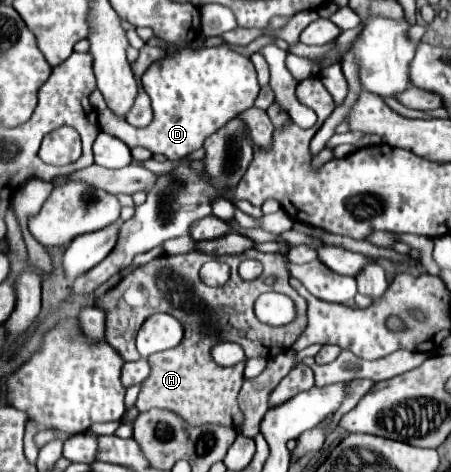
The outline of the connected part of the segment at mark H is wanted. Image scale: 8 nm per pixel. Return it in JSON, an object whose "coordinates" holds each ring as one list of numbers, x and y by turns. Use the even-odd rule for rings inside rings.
{"coordinates":[[248,249,238,255,222,255,220,261,230,265,230,279,222,287,208,287,200,281,200,267,202,263,210,261,210,255,192,251,184,255,162,255,152,259,150,263,136,267,128,273,116,287,108,289,102,297,96,299,96,307,106,313,106,341,122,355,124,361,140,359,136,349,136,333,140,325,154,315,156,311,170,313,172,317,180,319,184,327,184,339,174,349,166,349,148,357,150,375,140,385,136,407,140,411,148,411,152,407,170,409,176,415,184,417,190,425,202,423,218,423,238,427,242,423,242,413,238,409,236,395,244,381,244,361,236,363,234,367,220,367,212,357,210,349,216,341,232,341,242,345,246,359,250,357,276,357,292,347,296,337,304,331,306,325,306,301,290,287,288,269,280,253,260,253,256,249],[244,259,258,259,264,265,260,279,244,281,238,275,238,265],[274,277,272,285,266,285,264,279],[262,291,280,291,288,295,296,305,296,319,282,327,264,325,254,315,254,301]]}

